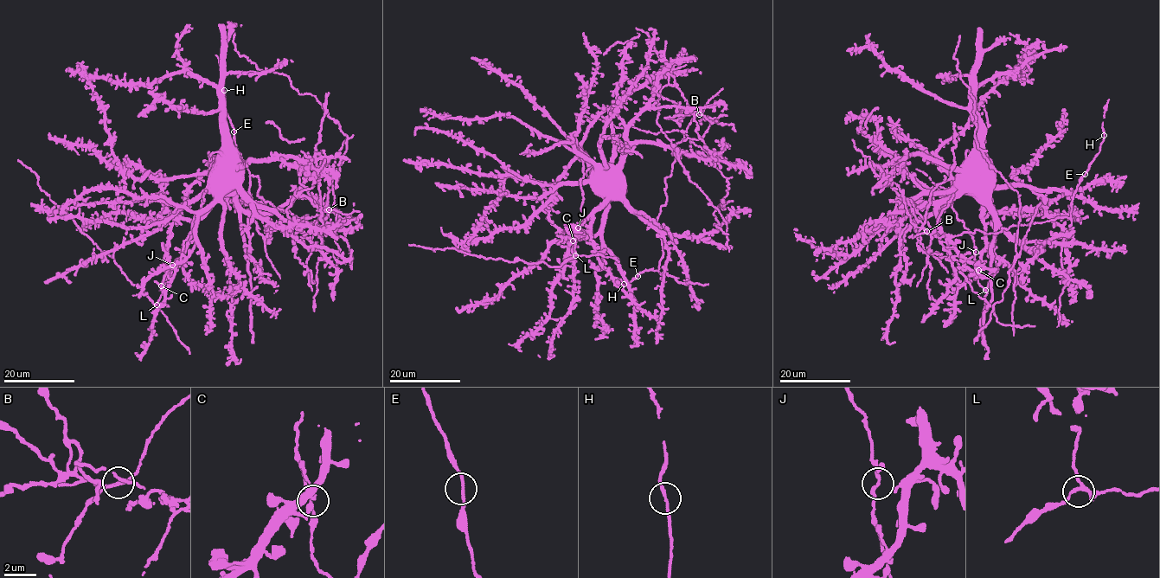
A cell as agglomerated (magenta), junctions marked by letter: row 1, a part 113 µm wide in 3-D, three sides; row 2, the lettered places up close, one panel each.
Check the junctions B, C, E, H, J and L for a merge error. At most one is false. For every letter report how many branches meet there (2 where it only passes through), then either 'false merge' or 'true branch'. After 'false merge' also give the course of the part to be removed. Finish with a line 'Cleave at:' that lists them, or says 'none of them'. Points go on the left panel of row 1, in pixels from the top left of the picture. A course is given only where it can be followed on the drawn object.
B: 3 | false merge | (329, 209), (321, 210), (298, 194), (286, 208), (292, 223), (294, 255), (310, 272), (314, 282), (310, 275)
C: 3 | true branch
E: 2 | true branch
H: 2 | true branch
J: 2 | true branch
L: 3 | true branch
Cleave at: B

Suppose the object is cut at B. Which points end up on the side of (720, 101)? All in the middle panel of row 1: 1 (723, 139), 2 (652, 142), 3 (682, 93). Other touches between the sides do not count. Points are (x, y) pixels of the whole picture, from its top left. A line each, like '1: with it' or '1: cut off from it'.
1: with it
2: with it
3: cut off from it

